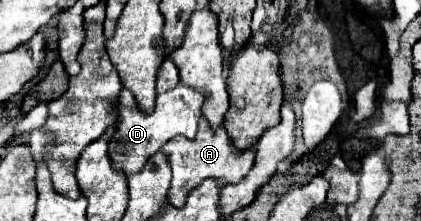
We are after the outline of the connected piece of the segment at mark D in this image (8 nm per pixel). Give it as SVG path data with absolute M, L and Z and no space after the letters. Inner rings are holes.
M181 82L175 88L171 88L169 92L159 94L155 110L151 114L145 114L137 106L135 96L129 90L121 90L117 132L113 134L113 138L109 142L109 156L115 164L115 168L123 170L125 174L137 172L145 164L145 158L149 158L149 154L155 154L157 150L161 150L161 146L167 140L171 140L179 134L193 138L197 132L197 120L201 118L201 104L203 104L203 94L195 92L193 88L189 88Z

